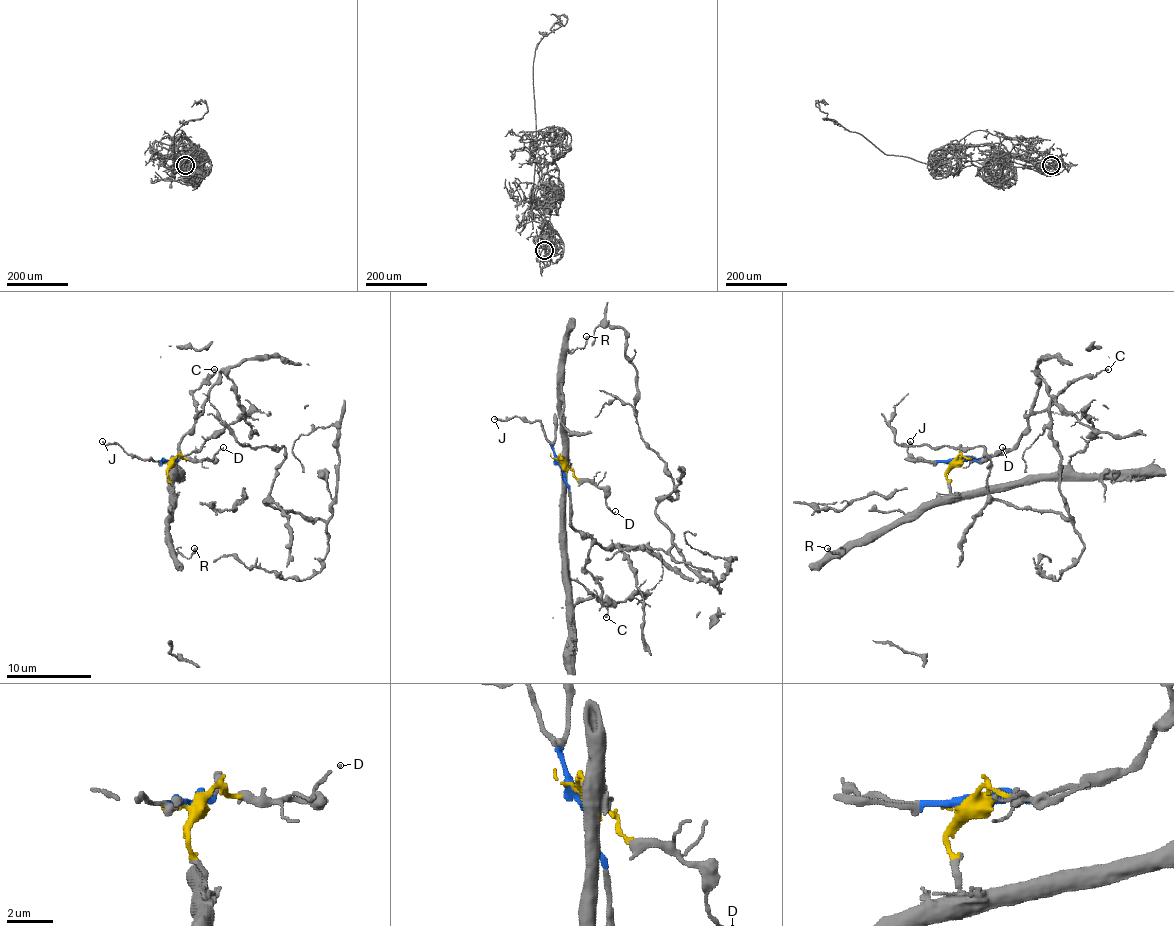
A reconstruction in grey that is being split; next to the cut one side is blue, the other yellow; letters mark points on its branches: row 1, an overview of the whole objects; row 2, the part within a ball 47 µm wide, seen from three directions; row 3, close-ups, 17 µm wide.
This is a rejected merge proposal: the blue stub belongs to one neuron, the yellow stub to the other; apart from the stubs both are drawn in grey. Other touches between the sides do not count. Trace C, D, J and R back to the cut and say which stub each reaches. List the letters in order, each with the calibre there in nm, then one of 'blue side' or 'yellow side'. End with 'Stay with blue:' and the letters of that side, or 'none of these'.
C: 140 nm thick; blue side
D: 130 nm thick; yellow side
J: 140 nm thick; blue side
R: 180 nm thick; yellow side
Stay with blue: C, J

